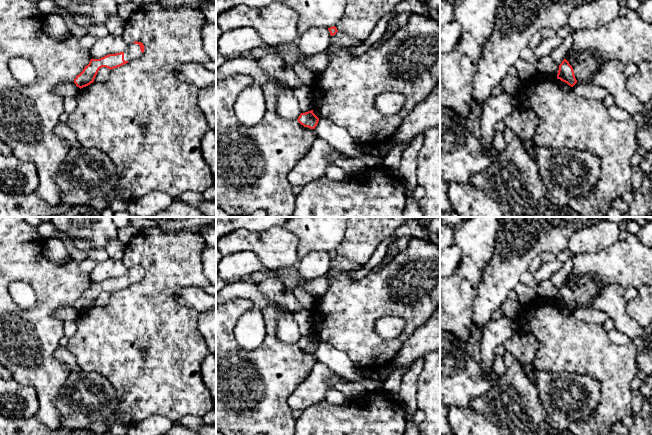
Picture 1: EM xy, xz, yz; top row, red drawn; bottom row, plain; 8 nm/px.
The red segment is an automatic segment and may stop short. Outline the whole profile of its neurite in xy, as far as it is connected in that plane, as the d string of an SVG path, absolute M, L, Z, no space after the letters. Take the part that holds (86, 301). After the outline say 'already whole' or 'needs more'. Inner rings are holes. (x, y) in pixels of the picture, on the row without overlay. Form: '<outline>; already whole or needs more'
M135 265L129 267L128 272L124 276L109 278L100 283L91 283L83 295L76 300L74 307L80 313L86 311L94 306L100 292L106 291L111 294L120 291L129 285L140 281L144 276L144 273L143 267Z; needs more

